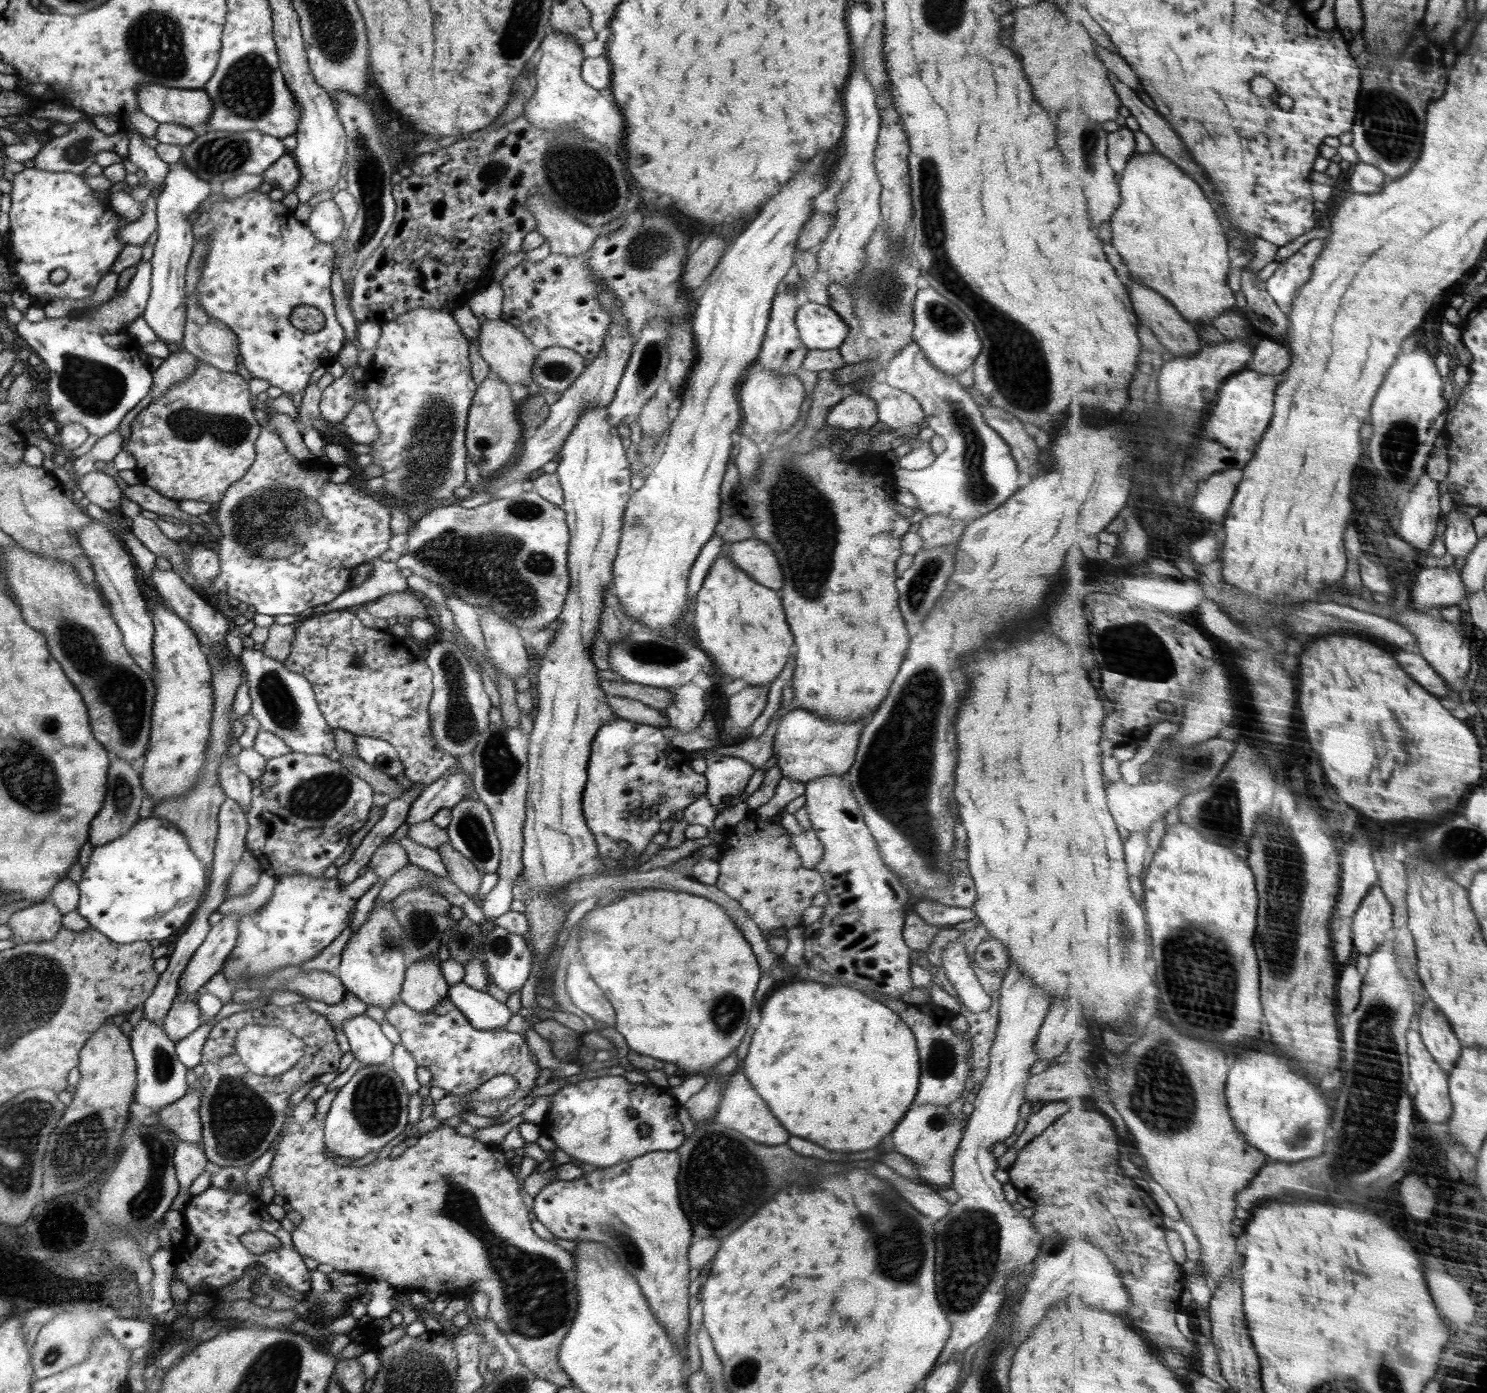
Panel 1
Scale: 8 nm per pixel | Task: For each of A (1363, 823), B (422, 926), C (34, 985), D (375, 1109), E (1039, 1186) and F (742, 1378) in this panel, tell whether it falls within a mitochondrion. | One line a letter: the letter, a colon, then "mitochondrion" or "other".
A: other
B: mitochondrion
C: mitochondrion
D: mitochondrion
E: other
F: mitochondrion

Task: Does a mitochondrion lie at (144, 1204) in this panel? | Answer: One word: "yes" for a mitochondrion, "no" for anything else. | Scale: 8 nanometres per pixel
yes

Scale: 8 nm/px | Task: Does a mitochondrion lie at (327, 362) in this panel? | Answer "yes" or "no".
no

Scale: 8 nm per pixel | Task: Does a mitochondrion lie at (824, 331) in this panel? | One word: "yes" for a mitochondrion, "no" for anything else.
no

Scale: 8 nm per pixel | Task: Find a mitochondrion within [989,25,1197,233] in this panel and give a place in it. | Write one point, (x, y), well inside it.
(1089, 138)

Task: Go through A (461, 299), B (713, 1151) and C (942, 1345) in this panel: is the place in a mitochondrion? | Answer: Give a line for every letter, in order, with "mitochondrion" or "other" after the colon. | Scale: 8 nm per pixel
A: other
B: mitochondrion
C: other

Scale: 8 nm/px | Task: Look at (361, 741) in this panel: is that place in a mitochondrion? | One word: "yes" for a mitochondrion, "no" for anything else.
no

